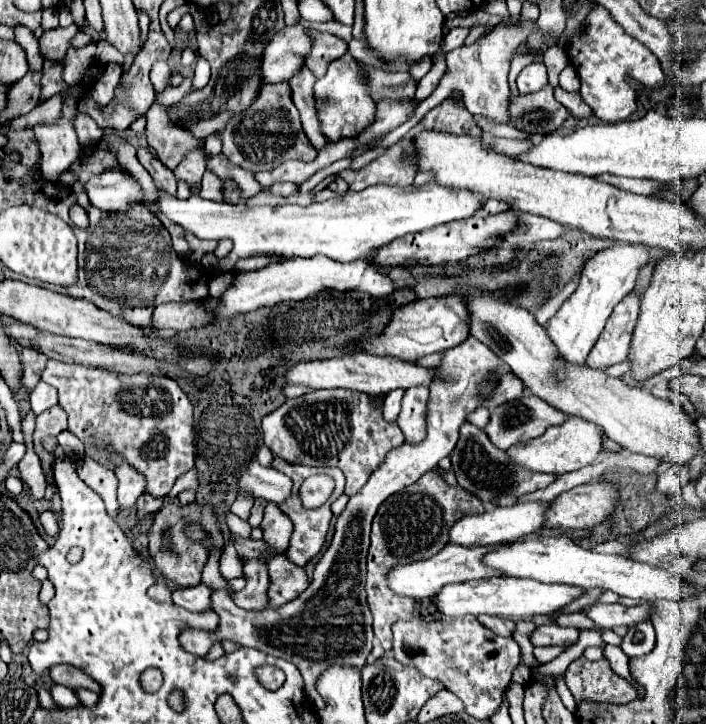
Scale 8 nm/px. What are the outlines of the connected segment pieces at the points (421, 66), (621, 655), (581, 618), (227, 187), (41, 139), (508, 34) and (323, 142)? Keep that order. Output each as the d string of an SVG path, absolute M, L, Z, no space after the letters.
M425 56L425 60L419 60L409 70L411 70L411 74L413 74L415 80L421 80L431 70L431 66L433 66L433 56Z
M605 644L605 646L603 646L603 656L611 662L613 672L617 672L619 676L625 676L625 679L629 680L629 682L635 686L637 698L642 698L645 691L631 676L629 666L627 666L627 664L629 664L629 658L625 656L625 652L623 652L619 646L609 646L609 644Z
M573 612L573 614L561 614L557 620L555 620L559 626L573 626L573 628L579 628L579 630L587 630L587 628L593 628L595 624L581 612Z
M223 180L223 196L227 202L241 200L241 192L237 192L237 184L233 184L233 180Z
M65 90L65 106L63 116L55 124L39 124L33 128L35 138L41 146L43 162L41 162L41 174L47 180L57 180L57 176L67 170L73 162L81 156L81 146L77 140L77 134L73 130L73 118L77 114L75 98L69 96Z
M517 14L517 16L509 16L507 20L493 26L493 30L489 34L481 36L481 40L477 40L477 44L459 46L459 48L451 50L447 54L447 72L441 78L439 86L433 90L427 99L418 105L413 116L405 124L402 124L372 145L370 150L396 144L423 119L427 112L441 104L449 96L451 90L461 90L463 92L465 108L471 114L483 114L483 116L493 118L497 122L509 124L509 114L507 114L509 82L507 82L507 76L509 76L509 68L511 68L511 58L527 42L531 32L533 32L533 22L521 20L521 14Z
M303 70L297 76L293 76L289 84L291 84L293 102L295 102L297 110L301 112L303 130L305 130L309 142L313 144L315 150L323 150L329 144L329 140L321 132L321 120L317 120L317 108L313 104L313 84L315 84L313 74L309 70Z

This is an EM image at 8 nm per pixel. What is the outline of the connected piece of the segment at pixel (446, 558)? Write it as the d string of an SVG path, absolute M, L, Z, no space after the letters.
M447 544L441 552L437 552L433 558L429 560L421 560L421 562L411 562L411 564L397 564L397 568L391 568L389 570L389 576L387 576L387 584L393 592L397 592L399 596L409 596L409 598L415 598L415 600L429 600L443 584L453 584L453 582L465 582L465 580L475 580L475 578L487 578L487 576L497 576L501 572L495 572L493 568L487 568L481 564L481 556L485 552L489 552L489 548L493 546L487 546L487 548L463 548L463 546L455 546L455 544Z

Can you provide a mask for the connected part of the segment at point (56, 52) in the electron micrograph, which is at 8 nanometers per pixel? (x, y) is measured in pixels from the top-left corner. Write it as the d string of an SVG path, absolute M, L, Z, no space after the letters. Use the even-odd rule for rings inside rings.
M71 24L69 28L53 28L53 30L45 30L43 36L39 38L39 46L41 46L41 54L43 58L49 60L61 60L67 50L71 48L71 38L79 32L79 28L75 24Z

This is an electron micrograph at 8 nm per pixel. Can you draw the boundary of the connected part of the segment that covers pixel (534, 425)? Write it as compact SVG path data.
M527 396L527 398L519 398L519 400L513 400L513 402L501 404L497 410L493 410L491 422L487 424L485 432L497 448L507 450L509 446L525 442L529 438L535 438L537 434L543 434L547 428L563 424L565 420L569 420L569 416L565 412L553 408L545 400L541 400L539 396Z

